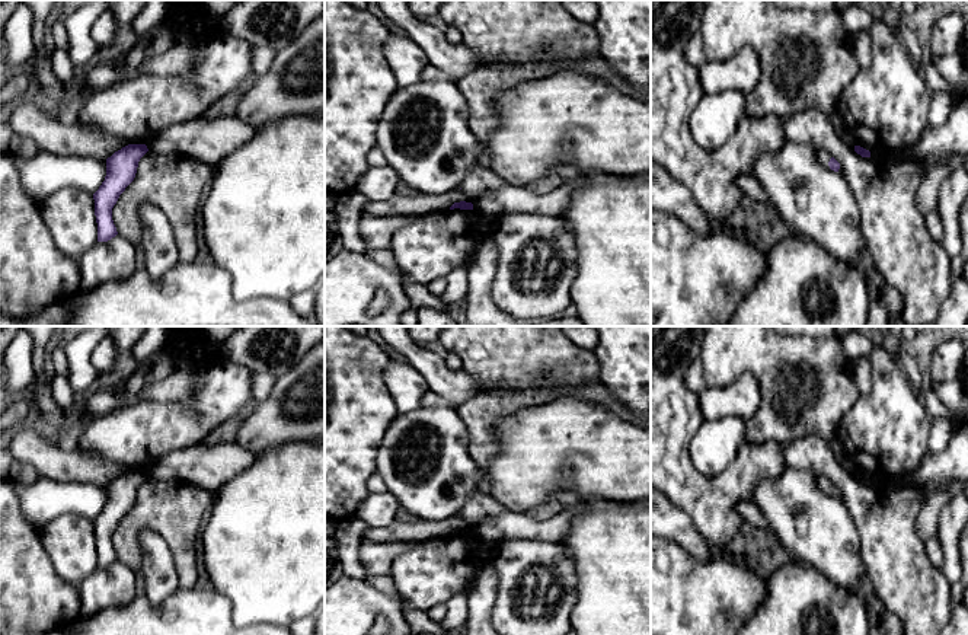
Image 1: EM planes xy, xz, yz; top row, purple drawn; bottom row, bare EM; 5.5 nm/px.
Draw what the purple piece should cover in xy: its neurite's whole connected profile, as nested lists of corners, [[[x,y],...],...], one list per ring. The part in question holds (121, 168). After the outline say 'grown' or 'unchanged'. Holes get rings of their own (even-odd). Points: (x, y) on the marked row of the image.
[[[128,144],[106,159],[105,181],[93,194],[98,242],[108,242],[118,234],[112,220],[112,208],[134,181],[138,162],[147,151],[146,144]]] | unchanged

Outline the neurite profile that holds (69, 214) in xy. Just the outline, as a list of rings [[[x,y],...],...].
[[[63,188],[39,202],[41,217],[57,248],[73,259],[98,243],[93,195],[79,188]]]

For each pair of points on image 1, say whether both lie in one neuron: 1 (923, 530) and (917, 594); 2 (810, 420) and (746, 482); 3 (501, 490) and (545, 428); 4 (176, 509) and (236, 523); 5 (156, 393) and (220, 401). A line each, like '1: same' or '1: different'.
1: different
2: different
3: same
4: different
5: different

